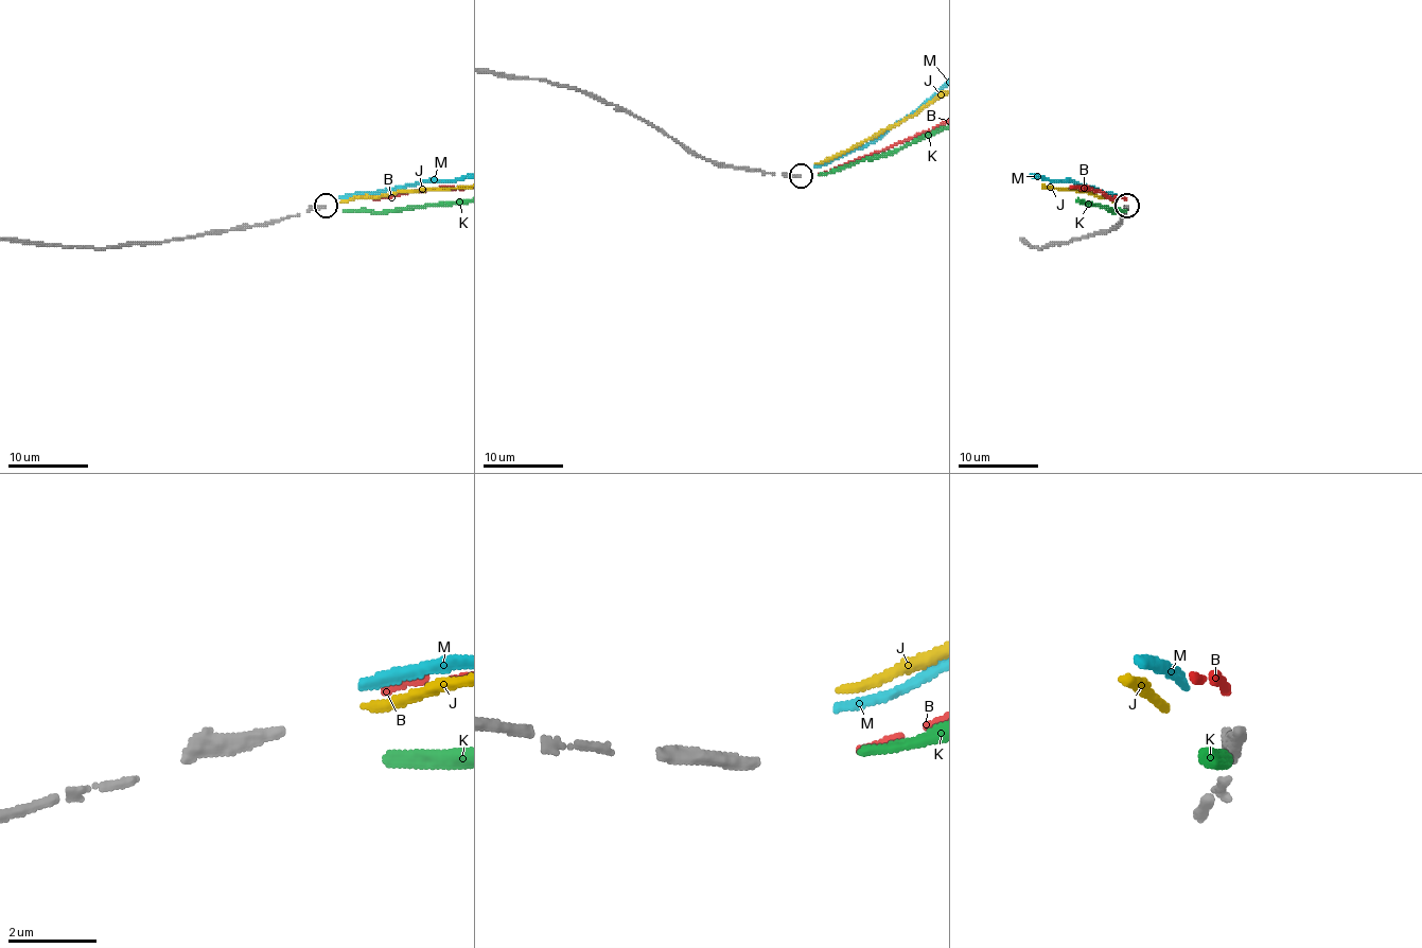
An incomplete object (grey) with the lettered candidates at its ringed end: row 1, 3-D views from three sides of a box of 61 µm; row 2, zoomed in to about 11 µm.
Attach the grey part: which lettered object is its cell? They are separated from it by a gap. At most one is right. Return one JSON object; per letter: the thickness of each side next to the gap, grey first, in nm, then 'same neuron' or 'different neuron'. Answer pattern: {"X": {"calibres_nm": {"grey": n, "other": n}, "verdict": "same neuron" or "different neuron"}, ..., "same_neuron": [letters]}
{"B": {"calibres_nm": {"grey": 280, "other": 200}, "verdict": "same neuron"}, "J": {"calibres_nm": {"grey": 280, "other": 180}, "verdict": "different neuron"}, "K": {"calibres_nm": {"grey": 280, "other": 220}, "verdict": "different neuron"}, "M": {"calibres_nm": {"grey": 280, "other": 200}, "verdict": "different neuron"}, "same_neuron": ["B"]}

